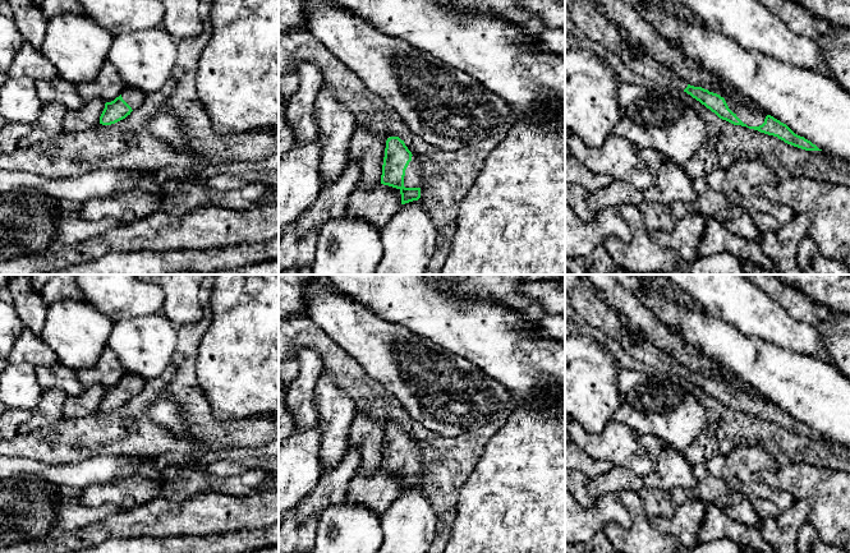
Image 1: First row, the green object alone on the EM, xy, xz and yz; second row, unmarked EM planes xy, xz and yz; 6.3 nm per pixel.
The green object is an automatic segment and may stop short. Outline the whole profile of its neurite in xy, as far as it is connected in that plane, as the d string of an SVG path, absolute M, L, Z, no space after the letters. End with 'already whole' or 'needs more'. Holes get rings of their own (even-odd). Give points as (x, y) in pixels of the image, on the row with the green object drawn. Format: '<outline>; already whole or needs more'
M125 87L119 97L105 103L105 109L100 116L100 124L111 125L125 119L133 110L141 106L144 96L137 88Z; needs more

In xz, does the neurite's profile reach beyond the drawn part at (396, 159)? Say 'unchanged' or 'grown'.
grown

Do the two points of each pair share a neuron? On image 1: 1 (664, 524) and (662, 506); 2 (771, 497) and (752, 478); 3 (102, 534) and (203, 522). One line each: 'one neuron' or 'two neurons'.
1: two neurons
2: one neuron
3: one neuron

